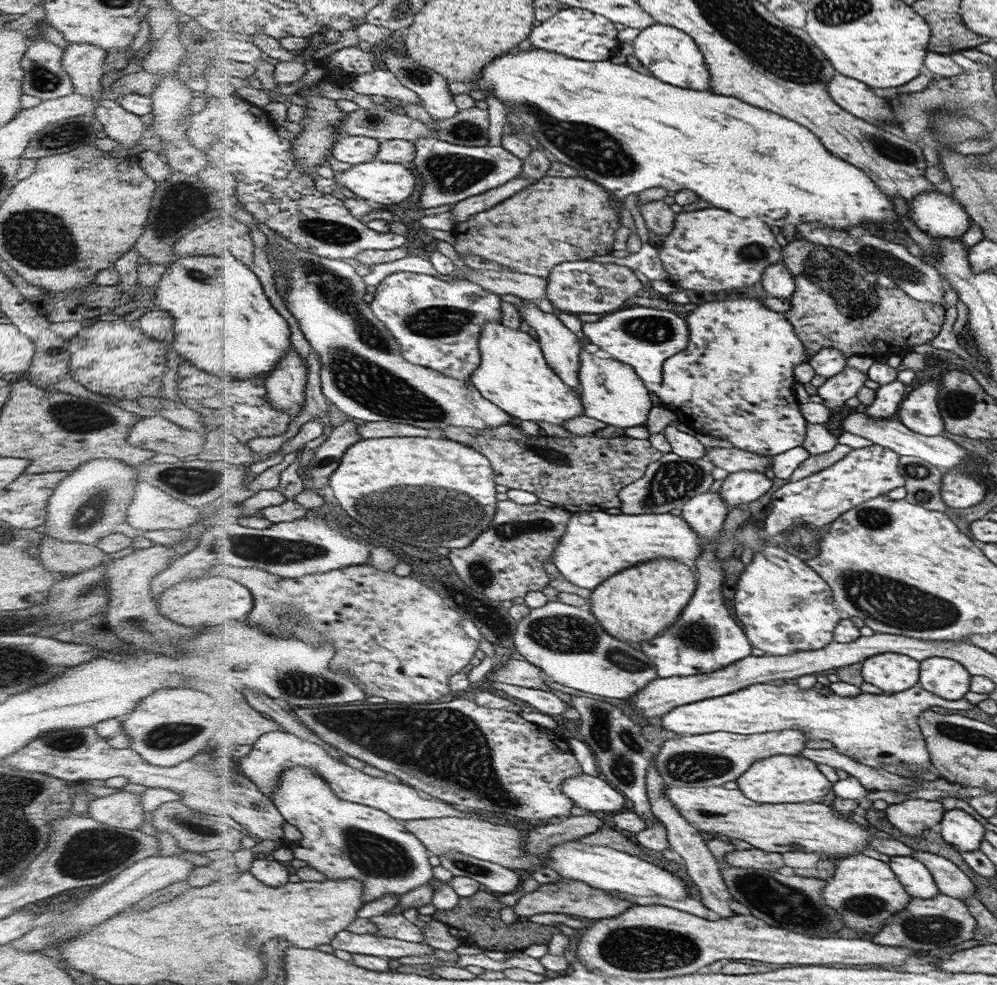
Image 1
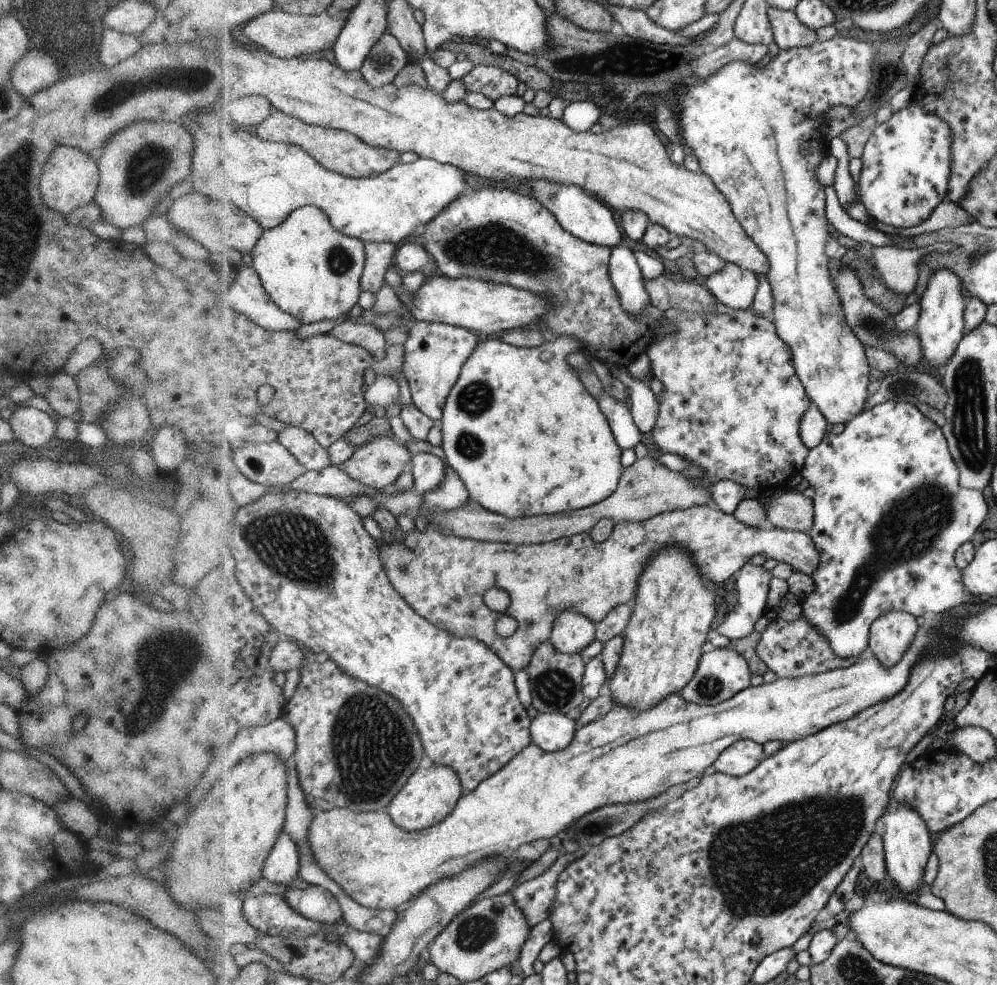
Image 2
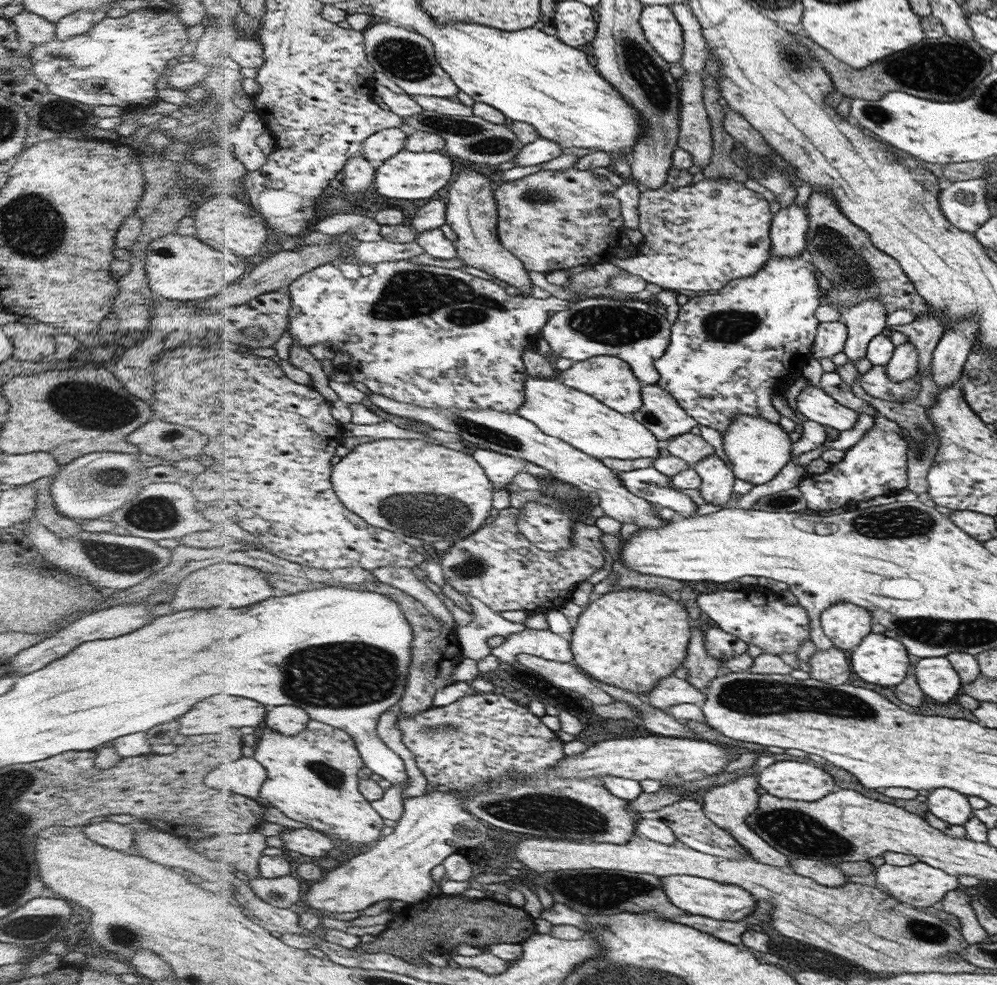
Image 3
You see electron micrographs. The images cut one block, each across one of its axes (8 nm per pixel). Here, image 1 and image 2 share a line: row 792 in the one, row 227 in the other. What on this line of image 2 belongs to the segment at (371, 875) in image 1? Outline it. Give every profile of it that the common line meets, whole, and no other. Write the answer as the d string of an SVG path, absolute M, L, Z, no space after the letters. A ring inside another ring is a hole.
M308 205L298 209L286 222L283 222L275 229L268 229L264 236L260 239L258 246L249 258L252 262L252 266L259 272L260 278L263 280L268 292L272 295L272 298L276 301L276 304L283 308L286 312L293 314L296 318L299 318L305 324L312 324L312 322L320 322L320 320L342 320L346 314L352 312L352 308L360 302L360 296L363 291L363 276L367 267L368 255L367 255L367 242L360 237L351 237L344 234L341 230L335 227L335 223L329 217L329 214L320 206Z

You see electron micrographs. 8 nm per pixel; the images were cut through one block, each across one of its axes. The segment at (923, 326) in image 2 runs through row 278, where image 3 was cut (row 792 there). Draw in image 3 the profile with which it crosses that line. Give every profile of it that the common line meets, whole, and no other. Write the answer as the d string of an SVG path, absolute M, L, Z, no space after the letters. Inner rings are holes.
M948 787L931 790L926 803L934 816L953 825L963 826L974 816L974 808L967 796Z

